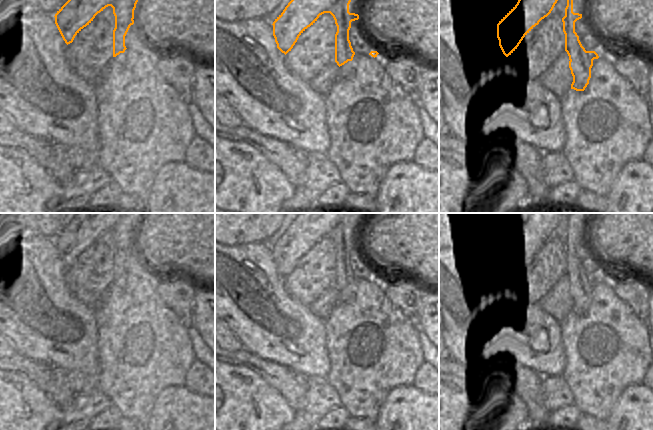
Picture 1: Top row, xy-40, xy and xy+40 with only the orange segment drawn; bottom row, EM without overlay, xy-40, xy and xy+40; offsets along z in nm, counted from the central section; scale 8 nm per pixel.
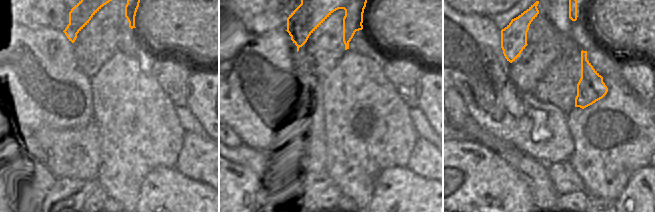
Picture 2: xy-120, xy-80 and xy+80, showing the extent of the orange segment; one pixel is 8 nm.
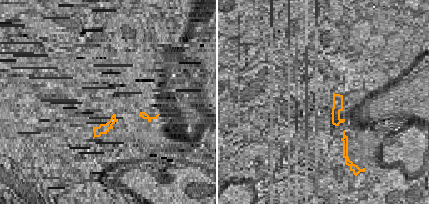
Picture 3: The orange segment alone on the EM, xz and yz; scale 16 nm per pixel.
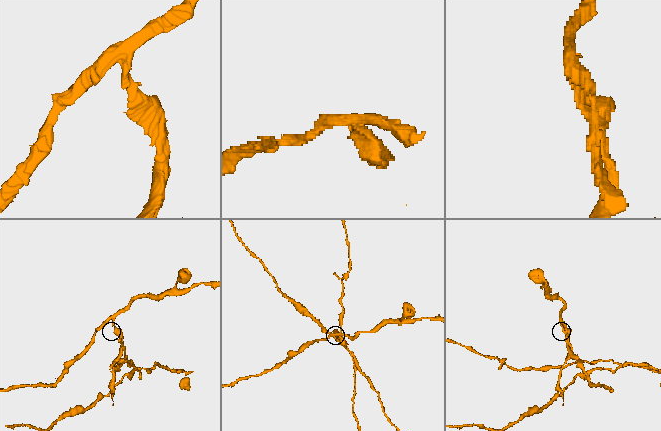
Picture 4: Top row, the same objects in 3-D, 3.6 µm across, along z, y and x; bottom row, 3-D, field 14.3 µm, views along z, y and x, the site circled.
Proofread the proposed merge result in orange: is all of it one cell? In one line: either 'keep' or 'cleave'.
cleave

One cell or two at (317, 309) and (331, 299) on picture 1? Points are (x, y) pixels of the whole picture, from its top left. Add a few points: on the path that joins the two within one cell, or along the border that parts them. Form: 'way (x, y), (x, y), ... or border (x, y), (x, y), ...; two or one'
way (320, 308), (328, 300); one

